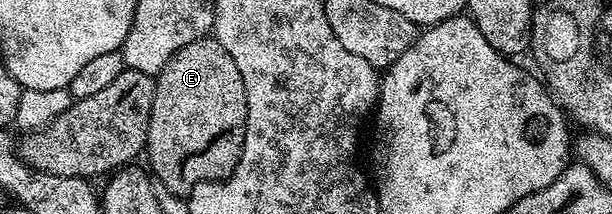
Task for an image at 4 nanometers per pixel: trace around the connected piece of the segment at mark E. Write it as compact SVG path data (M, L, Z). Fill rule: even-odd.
M212 37L183 45L155 77L155 101L144 149L152 178L172 195L188 196L195 185L218 178L212 147L225 151L224 170L233 171L243 149L246 125L247 93L227 49Z

